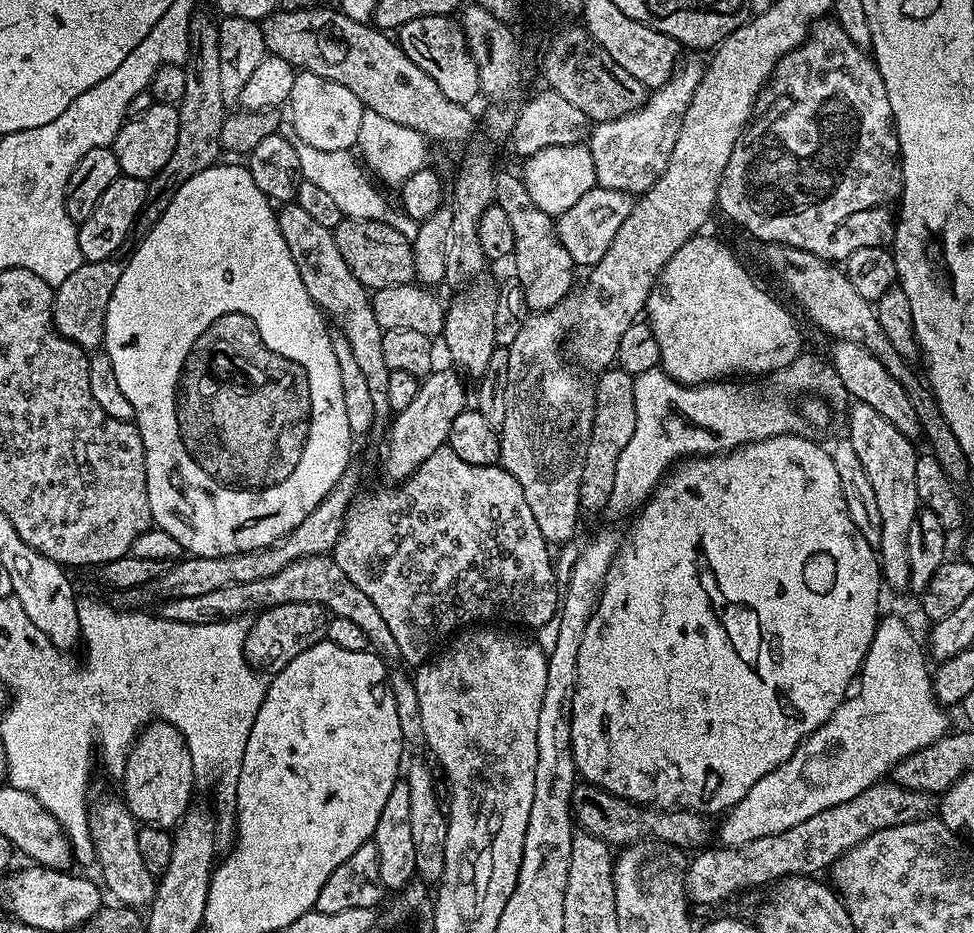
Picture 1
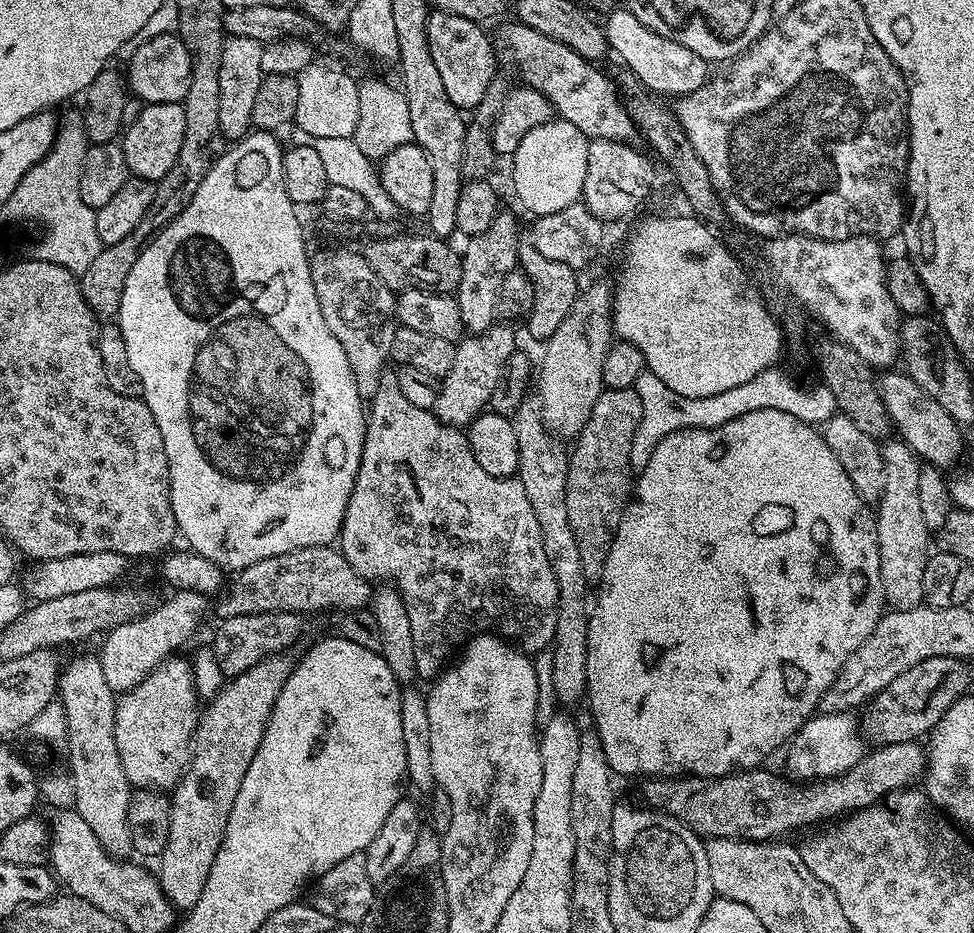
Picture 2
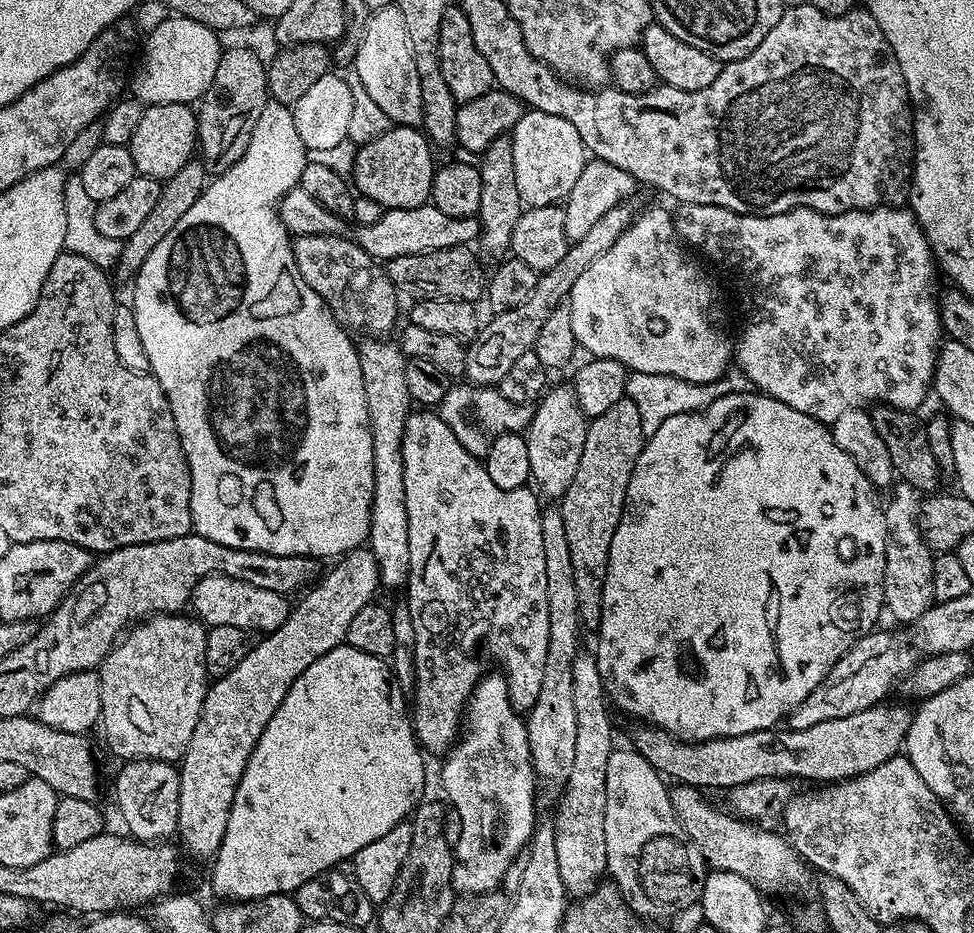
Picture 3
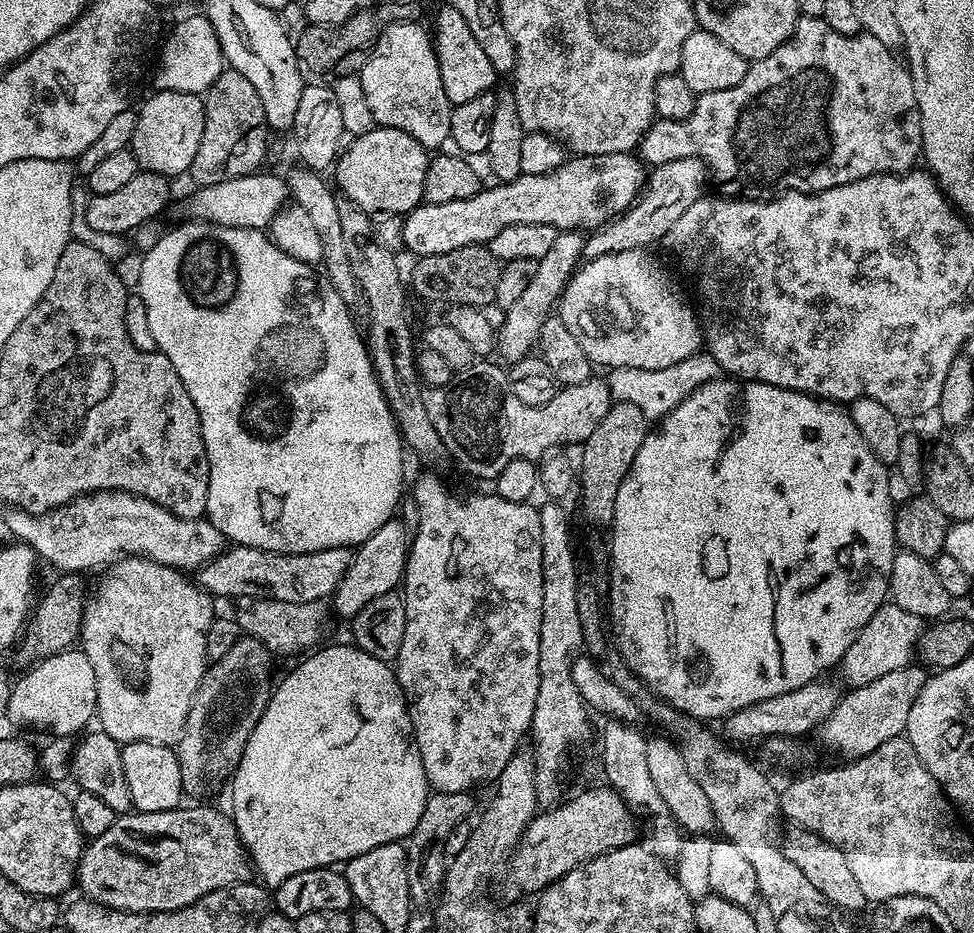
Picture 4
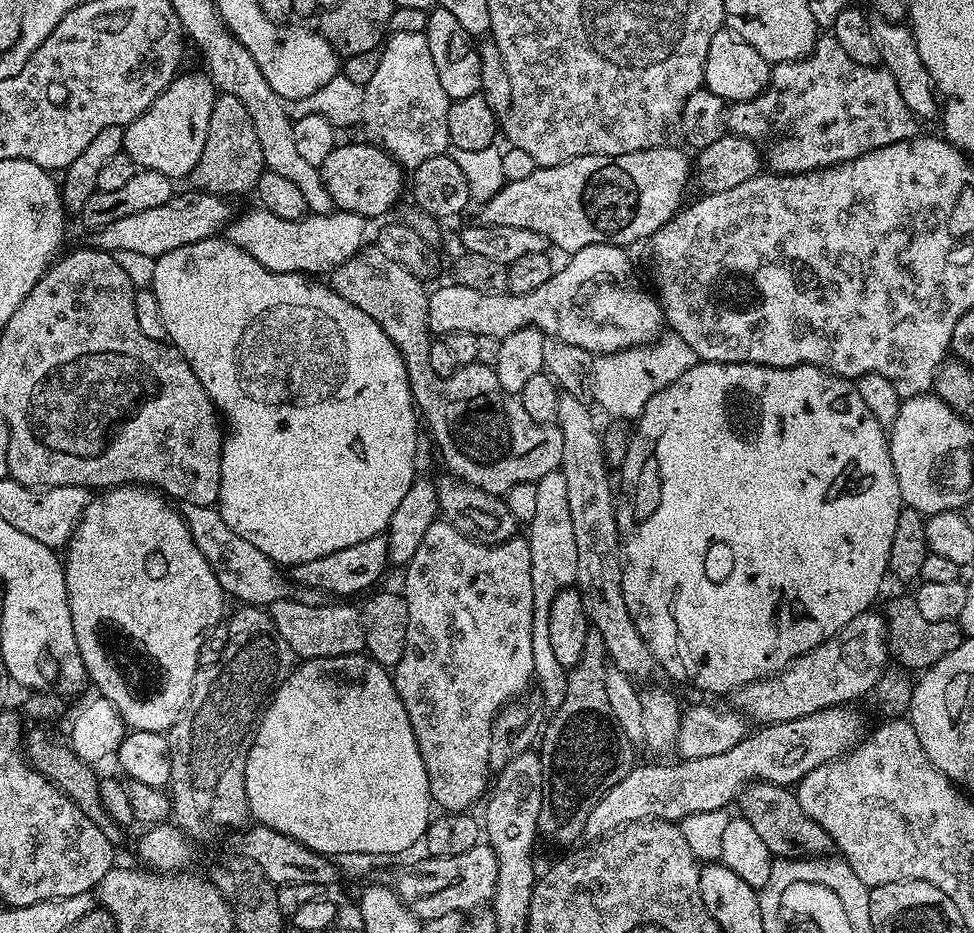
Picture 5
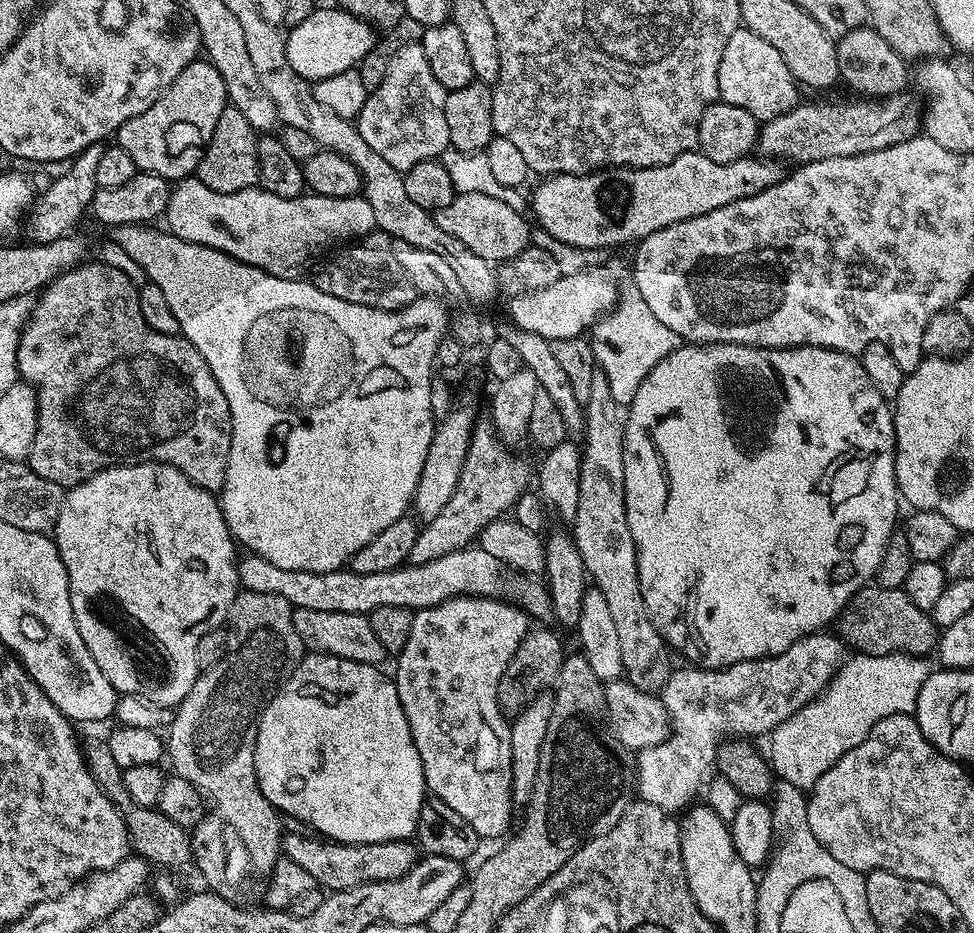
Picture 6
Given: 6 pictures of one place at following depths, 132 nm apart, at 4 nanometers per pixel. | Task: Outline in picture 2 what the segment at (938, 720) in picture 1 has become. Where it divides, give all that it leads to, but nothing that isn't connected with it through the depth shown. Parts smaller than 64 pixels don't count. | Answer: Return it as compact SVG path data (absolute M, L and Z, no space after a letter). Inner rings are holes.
M852 712L813 714L787 745L787 775L796 782L815 782L841 776L857 764L866 753L866 741L861 725Z

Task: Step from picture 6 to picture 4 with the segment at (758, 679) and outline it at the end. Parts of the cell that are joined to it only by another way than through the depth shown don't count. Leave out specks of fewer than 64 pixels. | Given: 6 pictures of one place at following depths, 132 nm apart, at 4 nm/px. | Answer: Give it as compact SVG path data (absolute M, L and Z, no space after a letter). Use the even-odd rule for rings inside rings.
M886 602L862 626L862 630L850 642L846 654L839 662L838 673L852 688L866 686L892 670L902 670L913 663L918 652L920 636L924 633L926 620L902 610L902 606Z

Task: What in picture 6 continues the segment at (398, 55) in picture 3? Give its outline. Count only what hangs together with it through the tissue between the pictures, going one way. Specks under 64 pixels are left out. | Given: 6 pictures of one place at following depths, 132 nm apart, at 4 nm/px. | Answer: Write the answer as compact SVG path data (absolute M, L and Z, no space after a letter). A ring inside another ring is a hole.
M411 44L398 50L390 61L390 70L382 78L382 86L369 92L367 102L358 117L358 127L366 146L370 146L390 166L399 172L409 172L418 162L443 157L449 151L444 109L444 87L434 78L430 62L426 62L426 50L419 44Z

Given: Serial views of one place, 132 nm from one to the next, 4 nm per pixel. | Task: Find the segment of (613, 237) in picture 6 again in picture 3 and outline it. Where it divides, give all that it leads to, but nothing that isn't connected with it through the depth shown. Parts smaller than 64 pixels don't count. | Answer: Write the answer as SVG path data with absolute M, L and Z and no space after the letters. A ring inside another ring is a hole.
M431 202L417 208L389 208L381 211L378 222L359 225L355 230L356 243L377 262L402 258L402 254L422 254L443 248L468 246L480 235L476 216L450 218L450 214L442 214L442 210L438 210Z

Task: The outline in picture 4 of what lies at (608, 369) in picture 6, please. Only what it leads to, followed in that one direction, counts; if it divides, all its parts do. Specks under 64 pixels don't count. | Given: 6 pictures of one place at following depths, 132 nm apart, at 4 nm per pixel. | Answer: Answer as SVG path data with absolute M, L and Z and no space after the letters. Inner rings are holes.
M701 350L690 358L682 358L682 362L674 362L674 366L666 366L666 370L614 368L607 373L606 379L613 401L630 402L633 406L638 406L642 414L646 414L649 422L659 422L670 415L685 398L694 394L696 385L719 380L721 376L716 359L708 355L707 351Z

